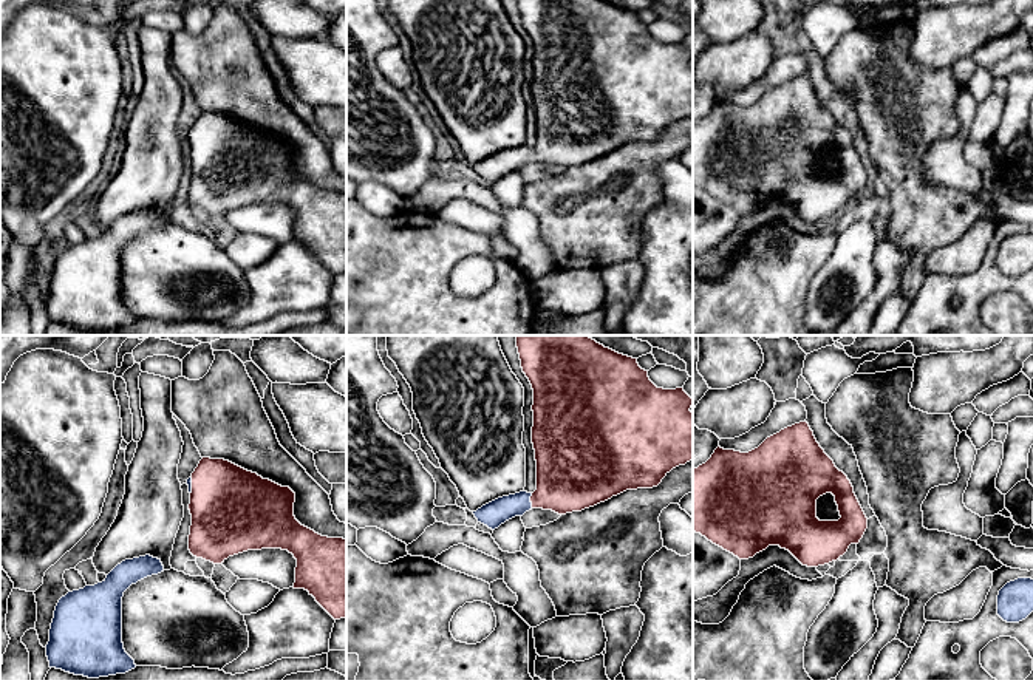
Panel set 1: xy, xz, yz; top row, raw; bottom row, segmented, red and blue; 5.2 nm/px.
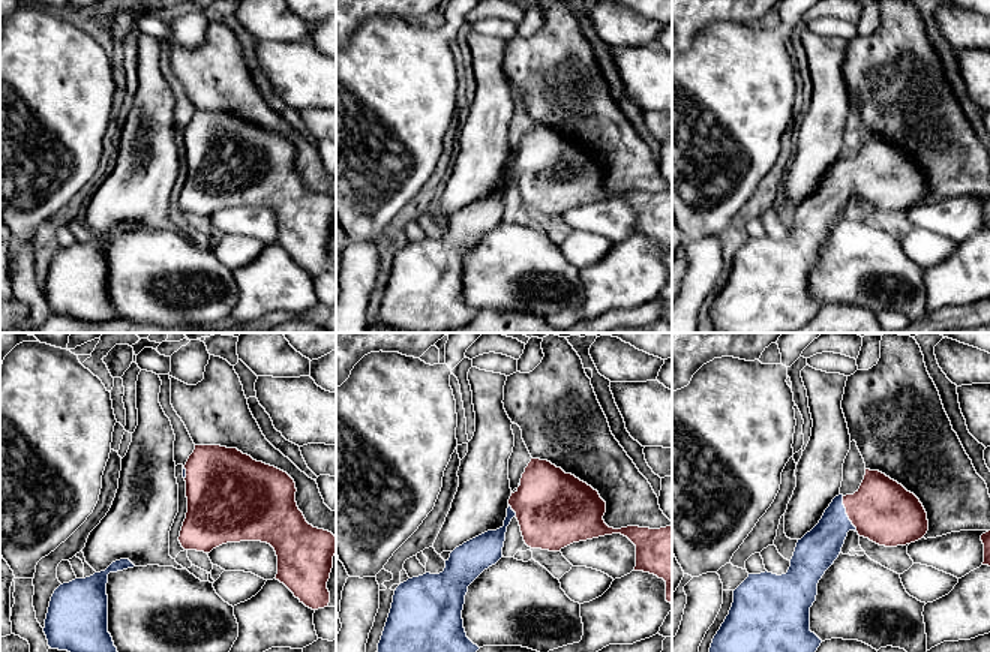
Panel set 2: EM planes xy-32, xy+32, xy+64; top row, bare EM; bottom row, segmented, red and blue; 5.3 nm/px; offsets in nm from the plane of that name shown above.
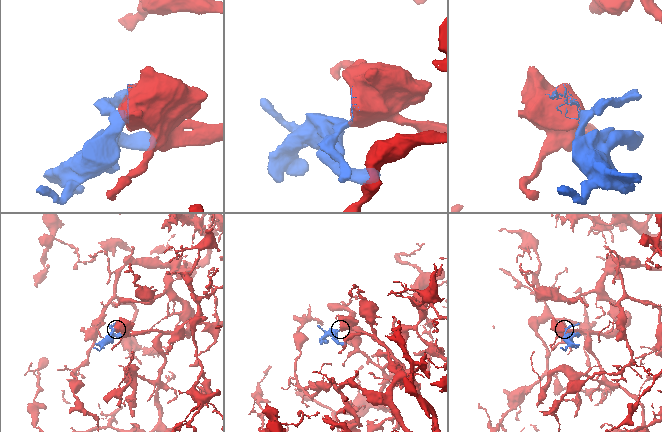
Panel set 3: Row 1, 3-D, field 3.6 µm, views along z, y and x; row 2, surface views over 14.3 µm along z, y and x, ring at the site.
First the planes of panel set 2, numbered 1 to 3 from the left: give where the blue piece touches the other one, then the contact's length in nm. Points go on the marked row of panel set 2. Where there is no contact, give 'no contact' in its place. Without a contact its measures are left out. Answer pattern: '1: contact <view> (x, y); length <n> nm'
1: contact xy-32 (186, 472); length 70 nm
2: contact xy+32 (512, 508); length 80 nm
3: contact xy+64 (846, 513); length 200 nm

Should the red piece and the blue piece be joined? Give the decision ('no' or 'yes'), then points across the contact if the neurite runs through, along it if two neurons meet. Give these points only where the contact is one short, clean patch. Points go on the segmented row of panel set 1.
yes

